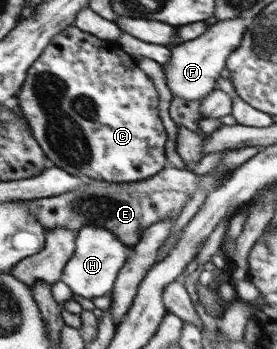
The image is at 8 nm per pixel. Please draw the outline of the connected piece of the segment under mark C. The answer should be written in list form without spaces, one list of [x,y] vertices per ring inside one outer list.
[[[67,26],[61,33],[58,33],[48,46],[44,48],[40,58],[38,58],[30,68],[24,84],[17,94],[18,103],[21,106],[22,114],[27,118],[30,131],[37,143],[41,146],[44,154],[50,160],[52,166],[64,169],[68,174],[82,175],[95,180],[105,182],[132,183],[142,181],[158,174],[164,167],[168,166],[165,154],[164,143],[168,138],[166,129],[158,116],[158,93],[152,83],[152,79],[138,68],[132,55],[128,55],[116,42],[107,41],[92,34],[88,34],[76,26]]]

